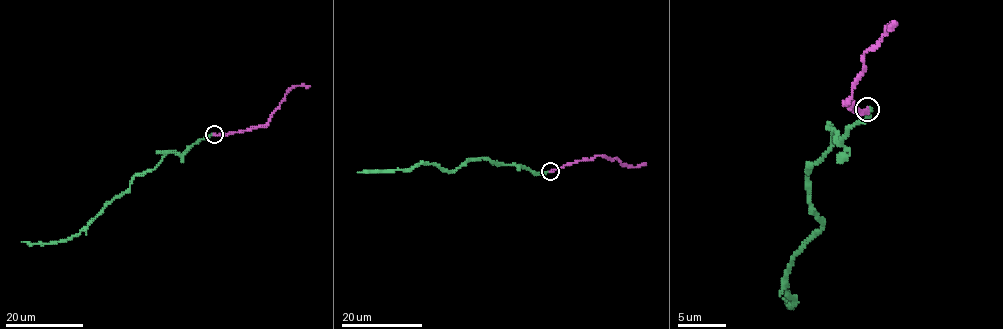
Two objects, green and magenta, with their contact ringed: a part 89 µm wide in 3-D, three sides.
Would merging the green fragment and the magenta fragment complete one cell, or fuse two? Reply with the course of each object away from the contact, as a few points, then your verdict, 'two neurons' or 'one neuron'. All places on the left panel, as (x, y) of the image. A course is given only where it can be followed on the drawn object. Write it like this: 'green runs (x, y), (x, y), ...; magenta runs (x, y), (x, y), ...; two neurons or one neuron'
green runs (214, 135), (182, 154), (167, 152), (153, 169), (137, 174), (129, 188), (79, 233), (58, 242), (22, 241); magenta runs (214, 135), (226, 135), (265, 125), (293, 87), (309, 85); one neuron

